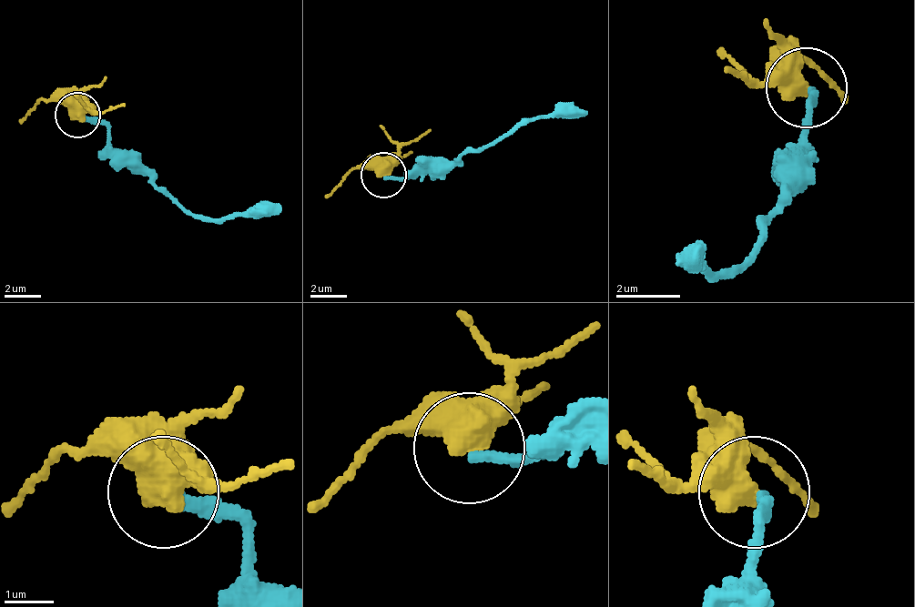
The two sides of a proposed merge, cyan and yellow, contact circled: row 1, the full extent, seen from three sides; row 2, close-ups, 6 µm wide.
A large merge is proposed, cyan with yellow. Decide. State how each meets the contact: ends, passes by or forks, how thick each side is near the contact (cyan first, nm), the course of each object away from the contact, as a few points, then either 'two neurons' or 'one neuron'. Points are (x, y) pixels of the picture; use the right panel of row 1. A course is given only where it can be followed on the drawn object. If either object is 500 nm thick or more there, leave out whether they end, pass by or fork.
220/700 nm | cyan via (808, 85), (808, 174), (767, 214), (736, 270), (703, 263), (695, 247) | yellow via (808, 85), (792, 61), (848, 101) | two neurons

